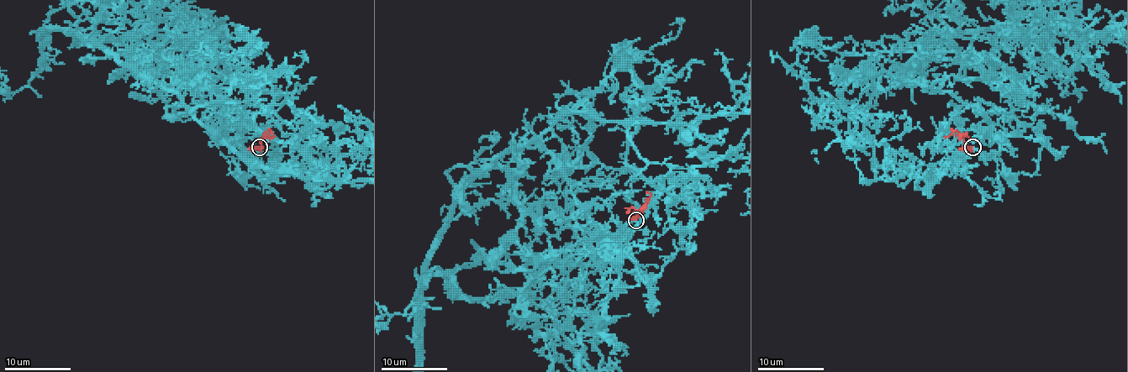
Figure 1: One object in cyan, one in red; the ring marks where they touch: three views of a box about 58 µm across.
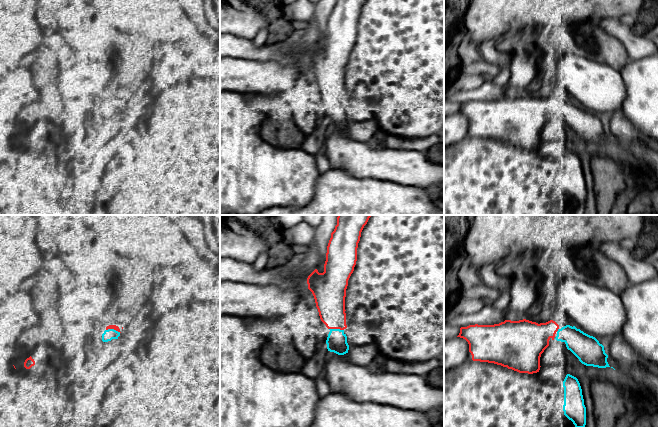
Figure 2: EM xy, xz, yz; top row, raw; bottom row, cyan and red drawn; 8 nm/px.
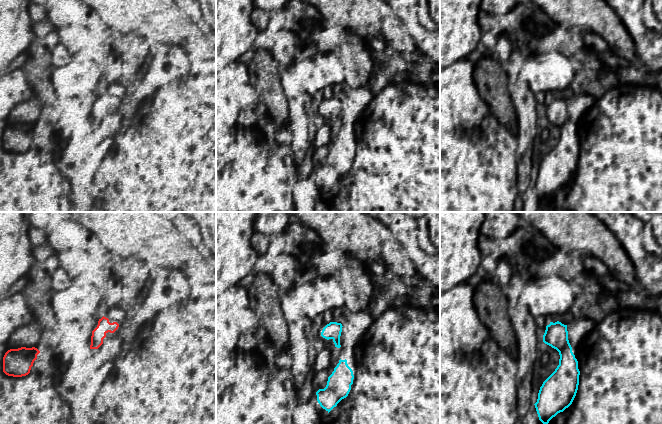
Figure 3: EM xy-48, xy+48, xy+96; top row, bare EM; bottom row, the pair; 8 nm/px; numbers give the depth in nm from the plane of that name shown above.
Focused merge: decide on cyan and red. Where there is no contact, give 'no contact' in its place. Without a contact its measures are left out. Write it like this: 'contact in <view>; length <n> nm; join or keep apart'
contact in xz; length 120 nm; join

